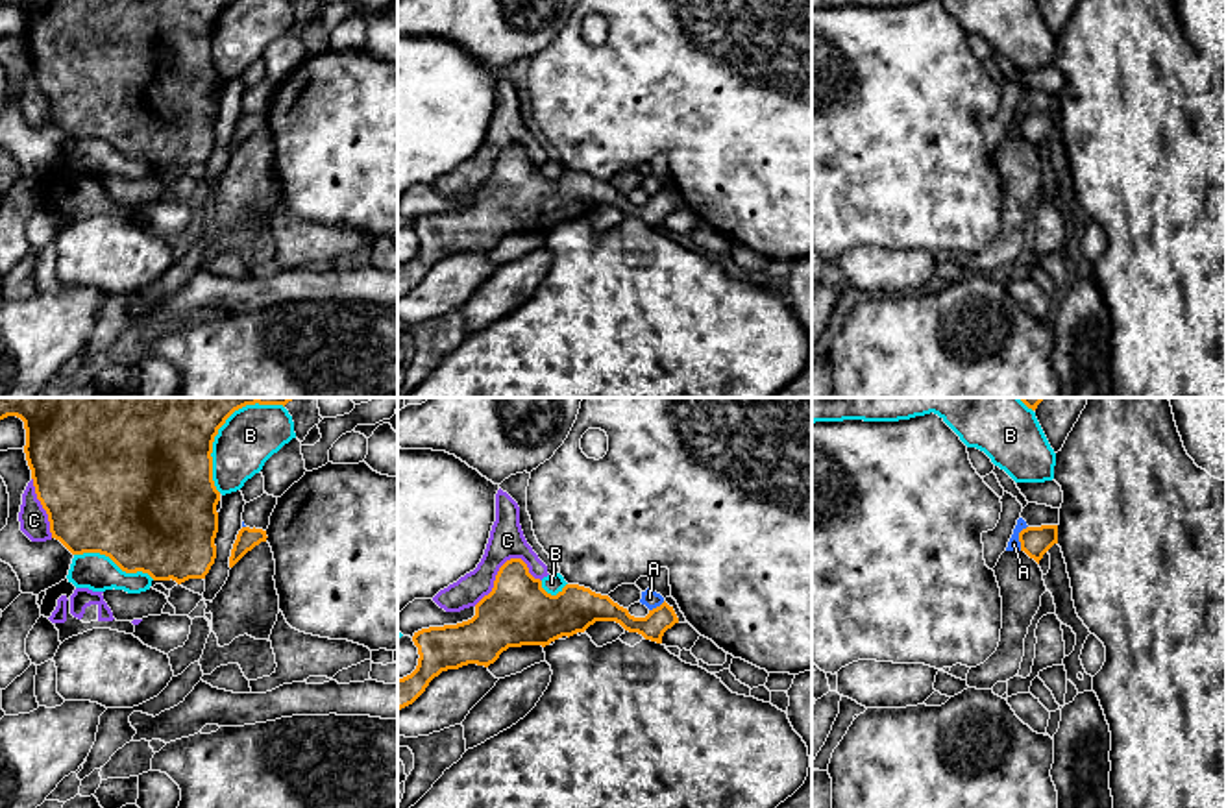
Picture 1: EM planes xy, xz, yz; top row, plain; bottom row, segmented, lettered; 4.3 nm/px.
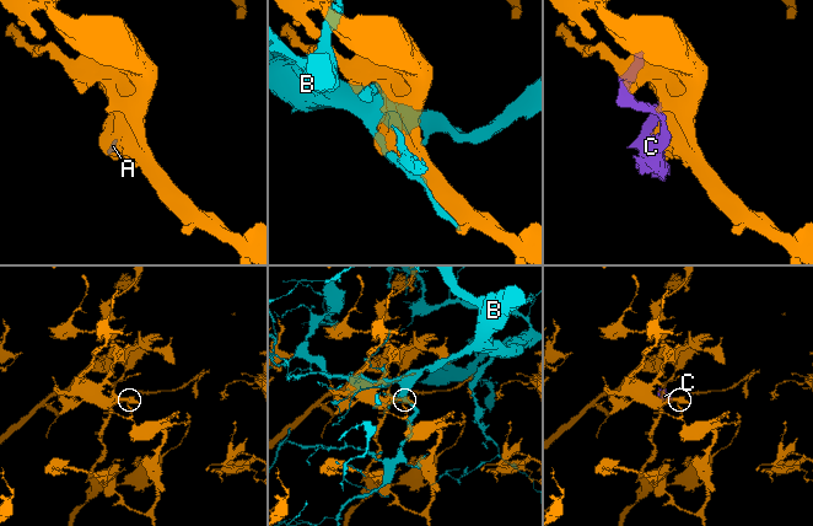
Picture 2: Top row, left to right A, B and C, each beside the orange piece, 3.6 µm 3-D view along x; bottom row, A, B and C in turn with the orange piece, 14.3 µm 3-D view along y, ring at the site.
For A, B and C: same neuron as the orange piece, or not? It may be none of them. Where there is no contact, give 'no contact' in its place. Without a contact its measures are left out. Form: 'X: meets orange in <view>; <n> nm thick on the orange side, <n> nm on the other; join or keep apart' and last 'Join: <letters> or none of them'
A: meets orange in yz; 130 nm thick on the orange side, 60 nm on the other; keep apart
B: meets orange in xy; 500 nm thick on the orange side, 240 nm on the other; keep apart
C: meets orange in xz; 300 nm thick on the orange side, 150 nm on the other; keep apart
Join: none of them

